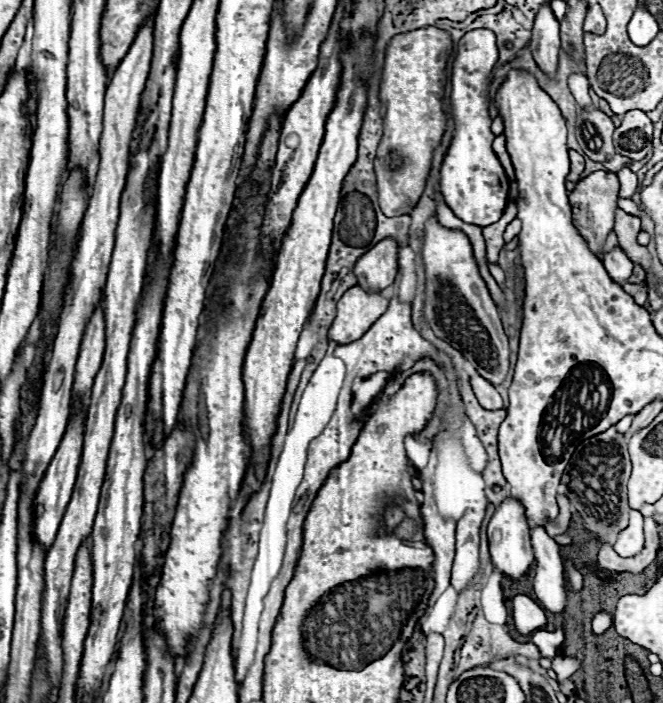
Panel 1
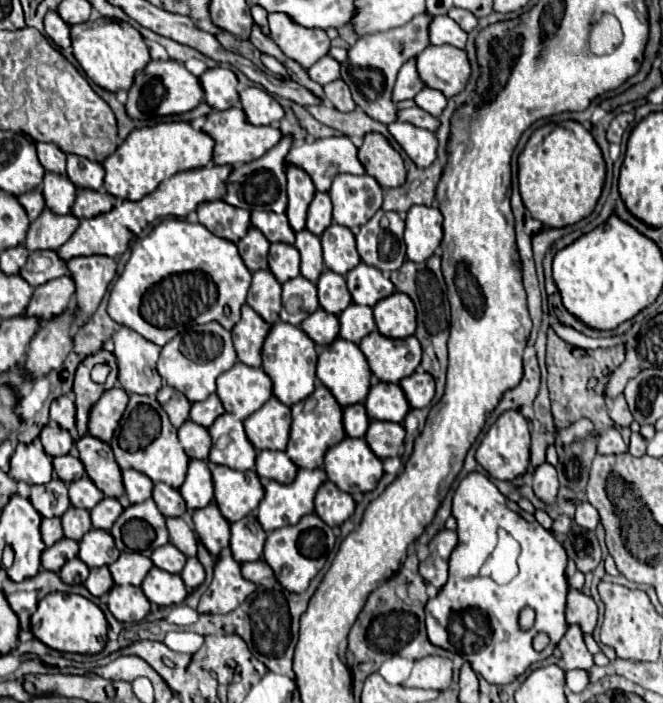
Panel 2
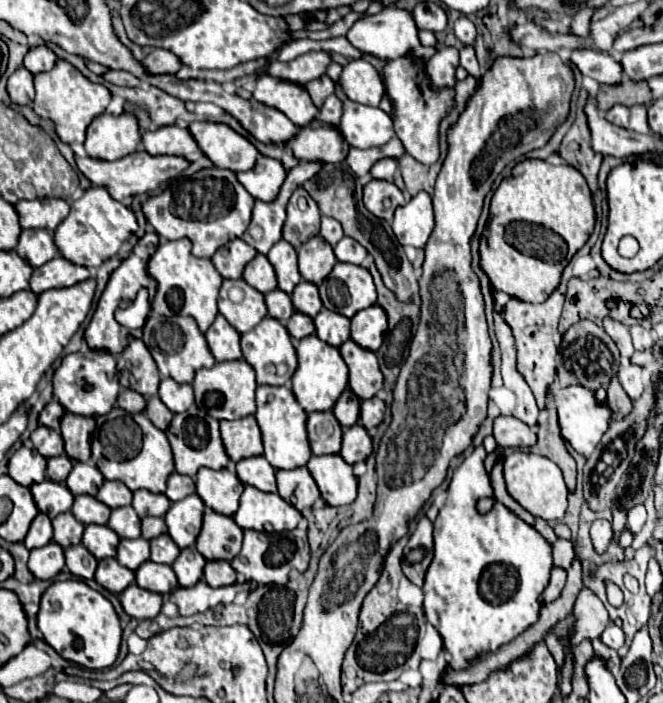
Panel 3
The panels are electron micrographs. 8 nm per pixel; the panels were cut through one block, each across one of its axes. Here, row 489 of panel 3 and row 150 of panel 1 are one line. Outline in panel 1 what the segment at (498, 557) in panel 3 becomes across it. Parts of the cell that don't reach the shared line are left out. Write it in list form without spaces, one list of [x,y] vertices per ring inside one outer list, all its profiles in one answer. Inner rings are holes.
[[[478,28],[466,32],[458,42],[458,56],[452,68],[452,96],[450,96],[456,130],[440,170],[440,192],[450,210],[466,224],[476,224],[482,228],[500,220],[508,200],[506,198],[508,178],[504,174],[500,160],[492,152],[494,140],[494,134],[490,132],[492,120],[488,116],[488,96],[484,96],[496,60],[498,60],[496,36],[490,30]]]

